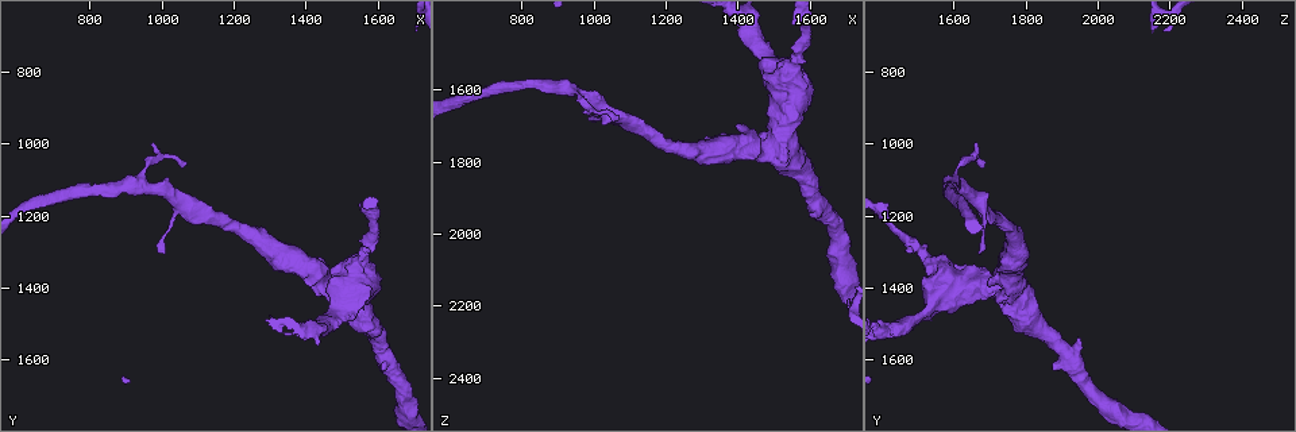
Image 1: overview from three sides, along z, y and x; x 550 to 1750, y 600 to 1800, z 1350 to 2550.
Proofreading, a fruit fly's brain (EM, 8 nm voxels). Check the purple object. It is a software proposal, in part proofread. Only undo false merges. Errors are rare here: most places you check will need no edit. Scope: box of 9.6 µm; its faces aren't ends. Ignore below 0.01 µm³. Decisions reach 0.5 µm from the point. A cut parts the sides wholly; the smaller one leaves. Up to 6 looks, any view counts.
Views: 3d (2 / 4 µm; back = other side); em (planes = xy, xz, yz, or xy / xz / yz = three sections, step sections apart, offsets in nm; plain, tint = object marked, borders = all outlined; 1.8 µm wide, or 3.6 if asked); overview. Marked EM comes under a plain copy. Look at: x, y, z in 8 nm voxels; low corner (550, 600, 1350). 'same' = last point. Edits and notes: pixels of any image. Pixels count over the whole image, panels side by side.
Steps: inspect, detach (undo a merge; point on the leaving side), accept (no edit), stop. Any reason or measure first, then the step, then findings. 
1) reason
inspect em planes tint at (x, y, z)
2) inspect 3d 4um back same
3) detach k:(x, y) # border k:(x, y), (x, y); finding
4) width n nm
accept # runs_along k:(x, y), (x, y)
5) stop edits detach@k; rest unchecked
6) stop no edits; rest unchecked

inspect 3d 4um at (1470, 1490, 1500)

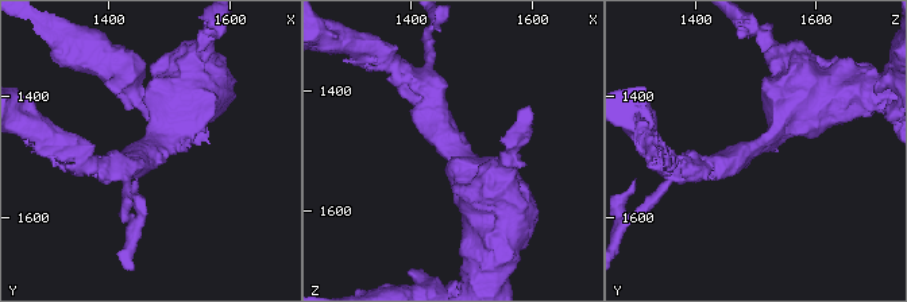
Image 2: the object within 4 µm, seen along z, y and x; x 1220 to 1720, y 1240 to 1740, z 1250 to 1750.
arm_widths 360, 750 nm; now the EM
inspect em yz step 8 tint at (1475, 1480, 1500)

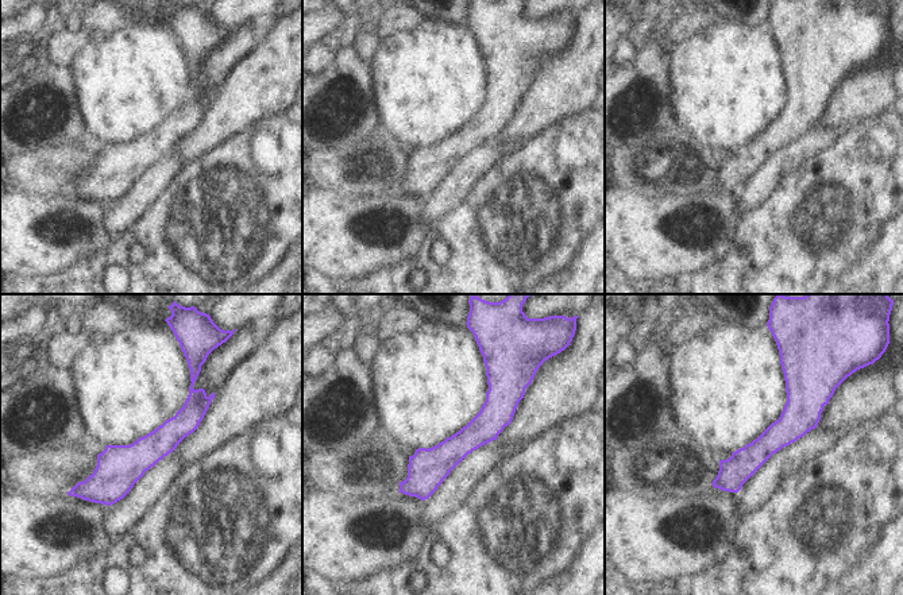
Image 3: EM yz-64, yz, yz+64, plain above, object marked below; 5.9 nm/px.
inspect em planes tint same

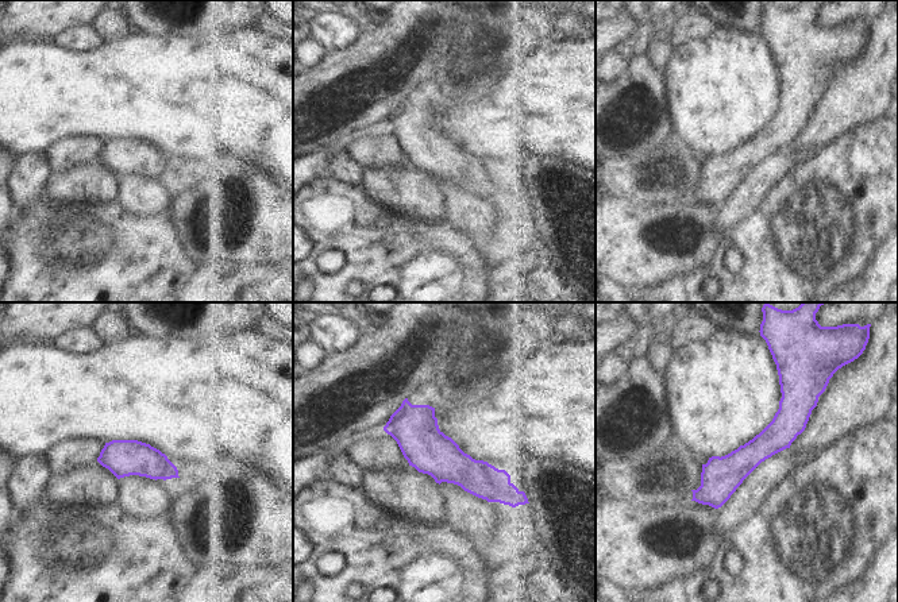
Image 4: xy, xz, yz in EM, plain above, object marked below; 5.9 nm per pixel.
accept # continuous, no second neuron

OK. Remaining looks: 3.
sharp bend
inspect em 3.6um xy step 8 tint at (1500, 1410, 1750)

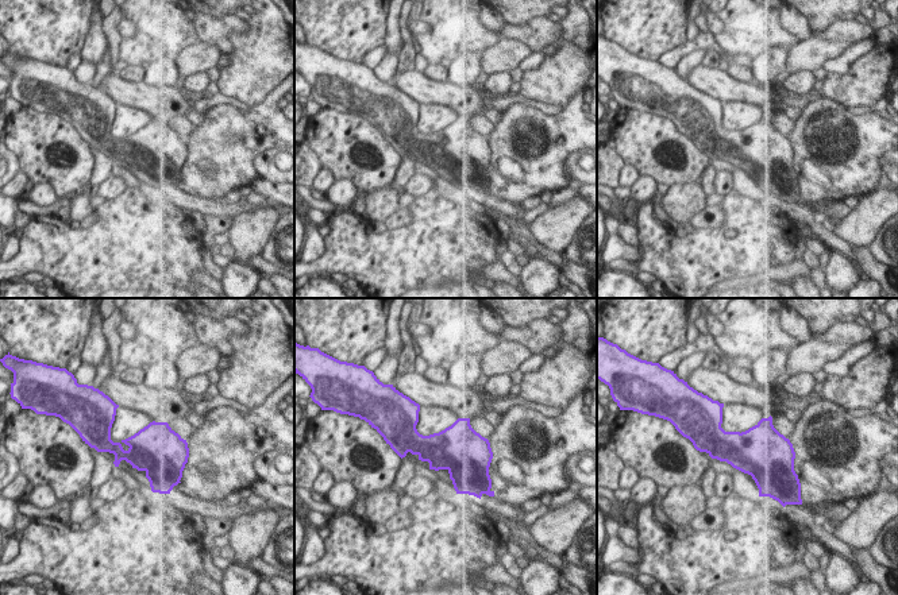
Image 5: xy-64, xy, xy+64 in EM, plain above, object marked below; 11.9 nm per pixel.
inspect em 3.6um planes tint same

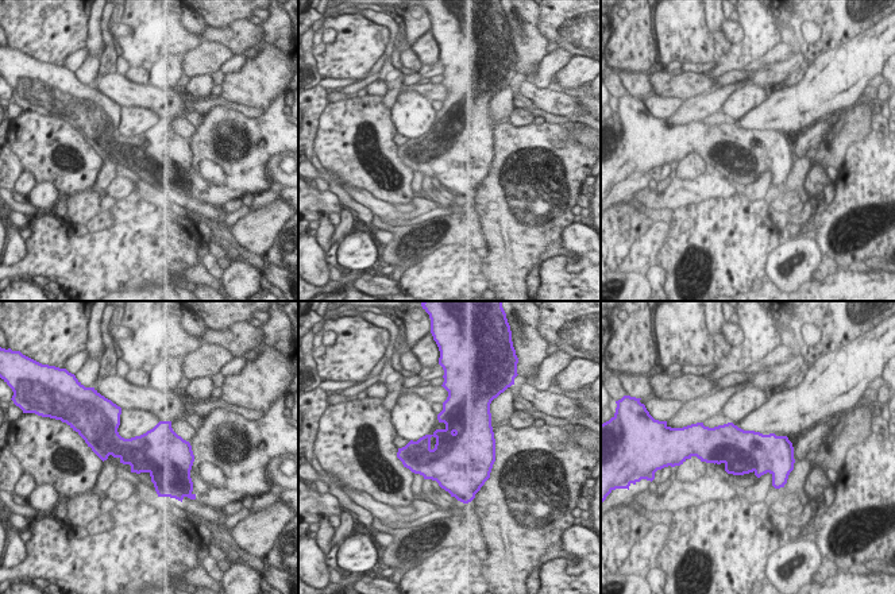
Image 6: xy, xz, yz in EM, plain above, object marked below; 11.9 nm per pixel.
accept # continuous, no second neuron

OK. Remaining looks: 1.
stop no edits; rest unchecked

